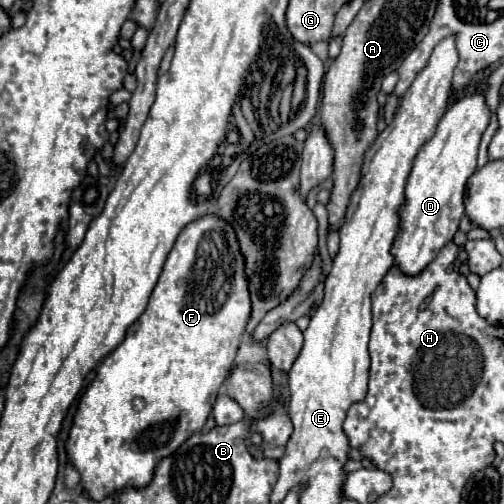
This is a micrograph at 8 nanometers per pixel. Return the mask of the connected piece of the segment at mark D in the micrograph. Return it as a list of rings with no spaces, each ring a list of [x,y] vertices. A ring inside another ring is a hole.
[[[482,83],[476,89],[456,95],[438,121],[434,137],[420,147],[414,159],[406,185],[406,203],[400,211],[400,233],[392,247],[394,263],[406,275],[418,275],[458,231],[464,215],[466,183],[476,171],[478,145],[492,115],[484,97],[486,89],[488,83]]]

